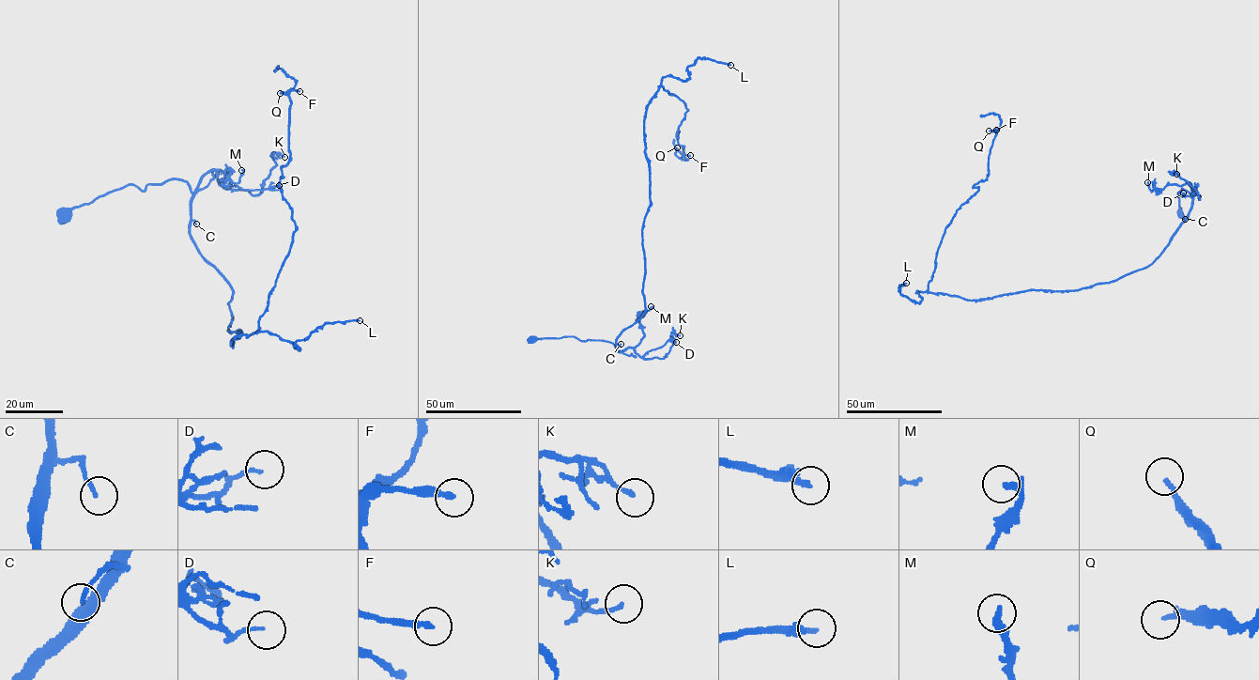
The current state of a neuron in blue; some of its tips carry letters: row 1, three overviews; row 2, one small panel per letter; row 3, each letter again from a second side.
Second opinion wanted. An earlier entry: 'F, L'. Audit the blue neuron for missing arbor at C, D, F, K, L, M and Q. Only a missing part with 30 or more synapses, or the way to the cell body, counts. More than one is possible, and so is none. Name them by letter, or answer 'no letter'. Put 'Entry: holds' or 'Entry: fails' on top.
Entry: holds
F, L

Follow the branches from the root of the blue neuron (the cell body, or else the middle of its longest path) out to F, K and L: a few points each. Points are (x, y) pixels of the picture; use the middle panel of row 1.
F: (532, 338), (618, 351), (645, 312), (644, 120), (661, 85), (687, 109), (676, 135), (690, 155)
K: (532, 338), (608, 341), (618, 350), (631, 347), (652, 359), (669, 350), (672, 332), (680, 335)
L: (532, 338), (618, 351), (645, 310), (648, 104), (664, 77), (686, 81), (698, 58), (730, 65)

